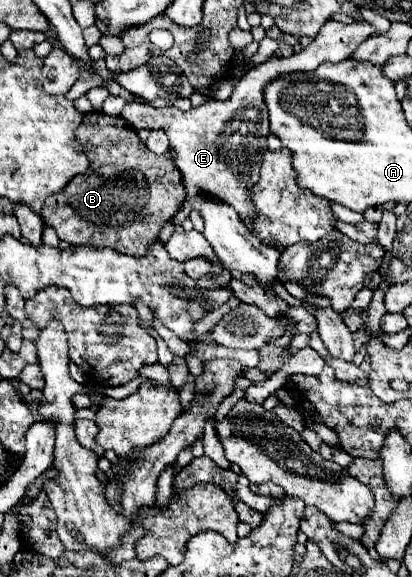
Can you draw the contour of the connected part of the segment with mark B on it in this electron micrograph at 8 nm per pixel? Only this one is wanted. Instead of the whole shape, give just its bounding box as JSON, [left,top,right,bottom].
[41,110,185,256]

